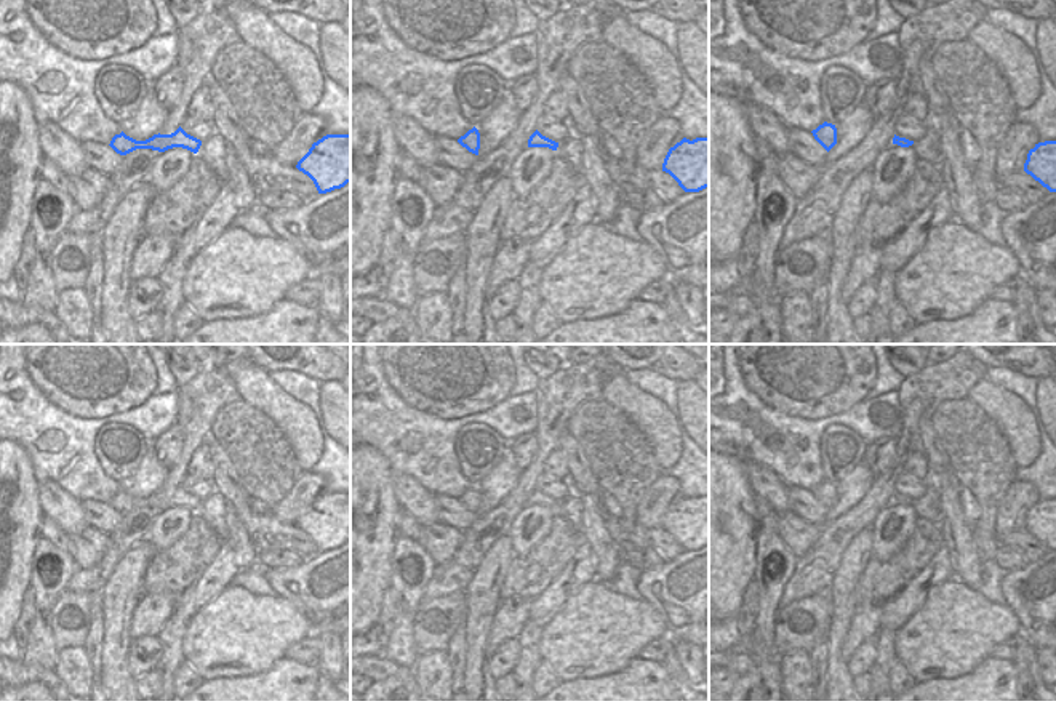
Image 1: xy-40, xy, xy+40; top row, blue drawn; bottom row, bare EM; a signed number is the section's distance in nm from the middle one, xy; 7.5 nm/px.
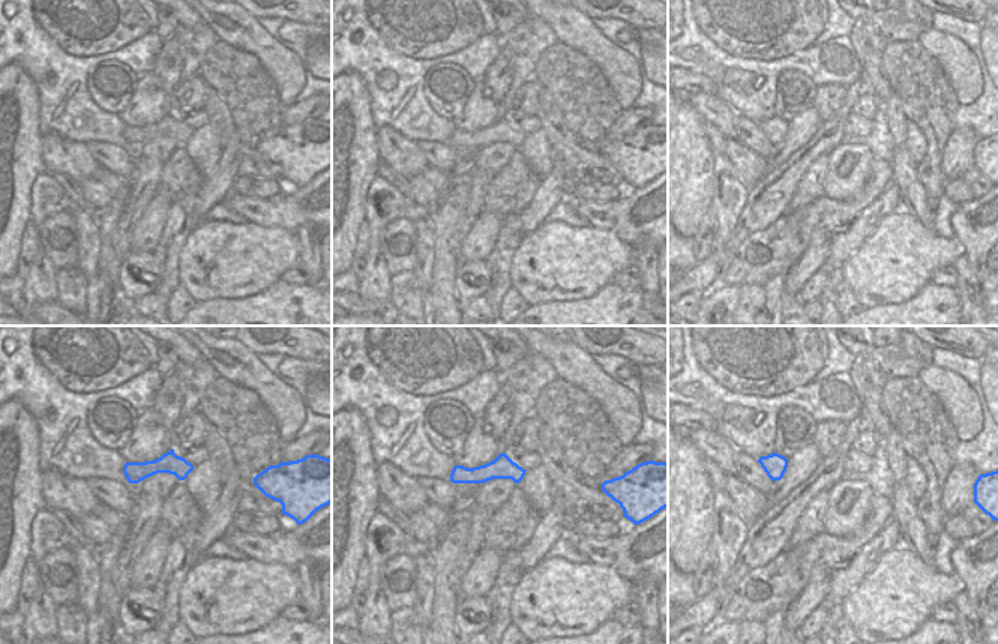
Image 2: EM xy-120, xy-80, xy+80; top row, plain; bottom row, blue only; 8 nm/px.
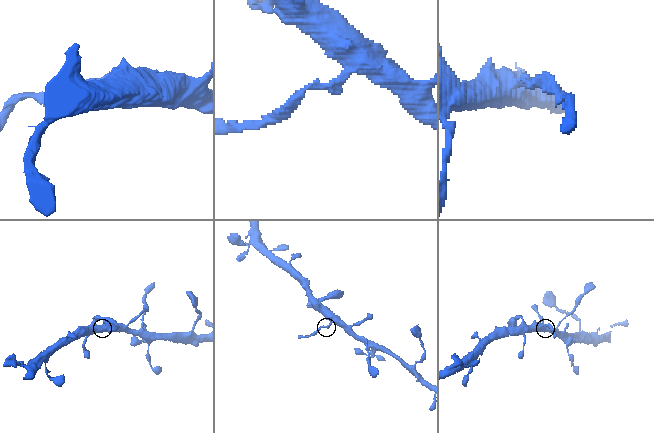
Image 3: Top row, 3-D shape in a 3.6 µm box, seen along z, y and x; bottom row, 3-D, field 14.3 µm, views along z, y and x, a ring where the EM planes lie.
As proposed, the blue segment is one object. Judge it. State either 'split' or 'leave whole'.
split

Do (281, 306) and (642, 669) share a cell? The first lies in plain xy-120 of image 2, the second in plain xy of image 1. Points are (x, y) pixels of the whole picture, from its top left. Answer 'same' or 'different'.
same

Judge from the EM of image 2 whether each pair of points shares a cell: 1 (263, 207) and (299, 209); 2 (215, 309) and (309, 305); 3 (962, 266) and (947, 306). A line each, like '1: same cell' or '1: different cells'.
1: same cell
2: same cell
3: different cells

